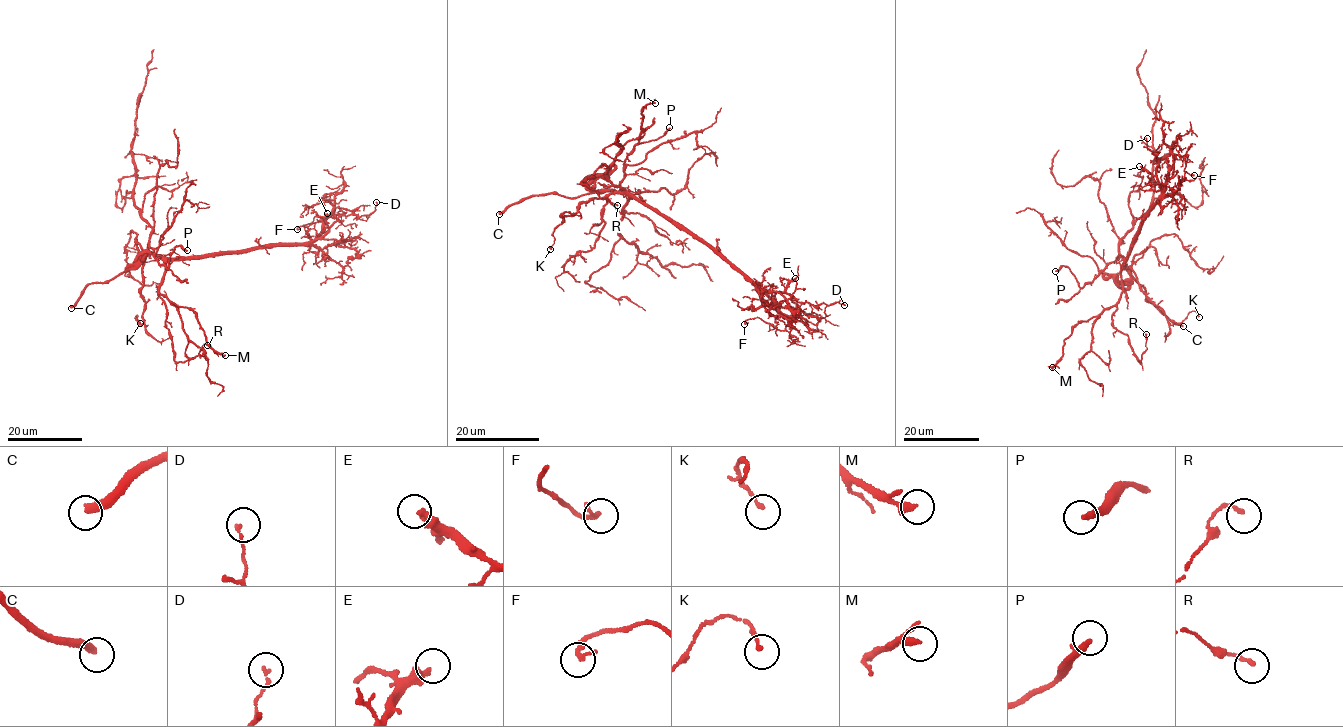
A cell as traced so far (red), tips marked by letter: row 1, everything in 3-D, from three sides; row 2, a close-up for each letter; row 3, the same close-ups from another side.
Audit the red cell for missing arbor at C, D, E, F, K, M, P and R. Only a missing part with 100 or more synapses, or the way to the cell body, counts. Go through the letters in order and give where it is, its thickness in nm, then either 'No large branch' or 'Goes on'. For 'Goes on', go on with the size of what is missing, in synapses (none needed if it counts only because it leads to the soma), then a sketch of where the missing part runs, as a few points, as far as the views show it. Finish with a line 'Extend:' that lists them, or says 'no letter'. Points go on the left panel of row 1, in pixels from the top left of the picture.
C: Place: (71, 308). Thickness 400 nm. Goes on. Course of what is missing: (71, 308), (39, 322), (32, 336)
D: Place: (376, 202). Thickness 130 nm. No large branch
E: Place: (327, 213). Thickness 340 nm. No large branch
F: Place: (297, 229). Thickness 190 nm. No large branch
K: Place: (140, 323). Thickness 140 nm. No large branch
M: Place: (225, 355). Thickness 320 nm. No large branch
P: Place: (187, 250). Thickness 240 nm. No large branch
R: Place: (207, 345). Thickness 140 nm. No large branch
Extend: C

